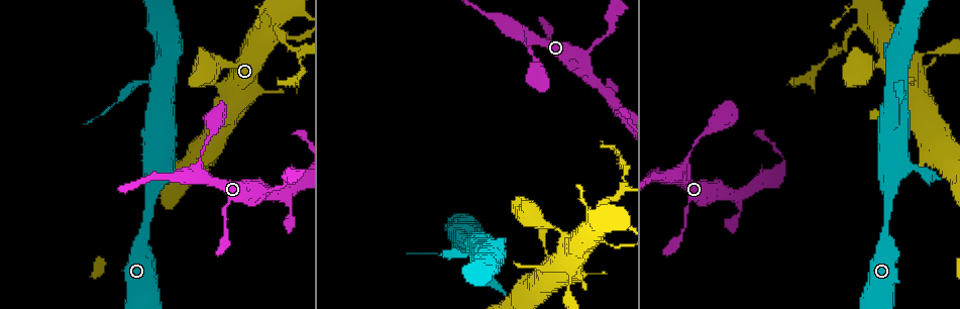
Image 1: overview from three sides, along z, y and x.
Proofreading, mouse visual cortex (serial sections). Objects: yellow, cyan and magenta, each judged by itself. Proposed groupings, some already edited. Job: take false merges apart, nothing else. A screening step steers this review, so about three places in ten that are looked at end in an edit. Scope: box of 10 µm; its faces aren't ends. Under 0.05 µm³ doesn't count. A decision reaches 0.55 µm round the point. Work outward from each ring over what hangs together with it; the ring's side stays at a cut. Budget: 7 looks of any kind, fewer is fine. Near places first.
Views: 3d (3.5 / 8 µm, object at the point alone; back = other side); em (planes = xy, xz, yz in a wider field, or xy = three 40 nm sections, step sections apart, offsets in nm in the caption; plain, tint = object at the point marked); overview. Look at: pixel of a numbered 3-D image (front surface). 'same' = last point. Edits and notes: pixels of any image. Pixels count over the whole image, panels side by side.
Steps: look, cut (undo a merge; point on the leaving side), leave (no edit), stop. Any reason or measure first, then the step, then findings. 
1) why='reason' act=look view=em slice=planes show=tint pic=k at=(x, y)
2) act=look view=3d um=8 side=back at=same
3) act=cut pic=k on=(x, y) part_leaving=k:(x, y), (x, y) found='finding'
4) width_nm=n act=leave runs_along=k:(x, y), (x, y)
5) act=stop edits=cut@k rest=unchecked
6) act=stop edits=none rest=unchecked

why='sharp bend' act=look view=3d um=8 pic=1 at=(276, 19)

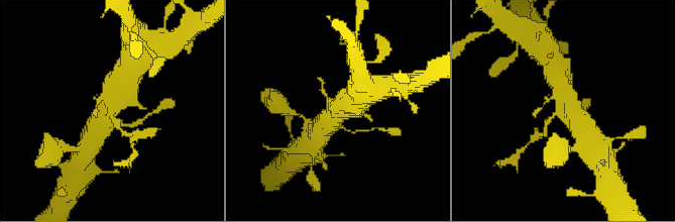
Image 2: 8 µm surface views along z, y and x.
why='zoom in' act=look view=3d um=3.5 at=same

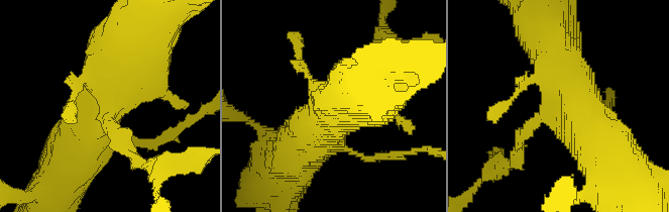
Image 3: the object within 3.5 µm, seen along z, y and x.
why='need the tissue' act=look view=em slice=xy step=5 show=tint pic=3 at=(110, 102)

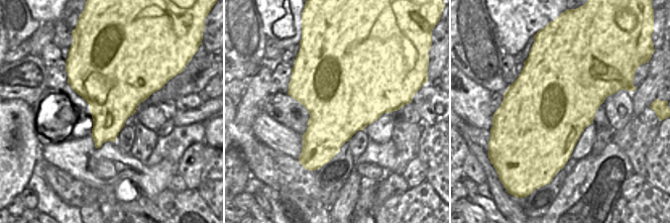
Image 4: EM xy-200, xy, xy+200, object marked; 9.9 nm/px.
width_nm=850 act=cut pic=3 on=(124, 146) part_leaving=3:(107, 121), (156, 177) found='a second cell is stuck on'

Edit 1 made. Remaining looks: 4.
why='sudden change in width' act=look view=3d um=3.5 pic=1 at=(153, 80)

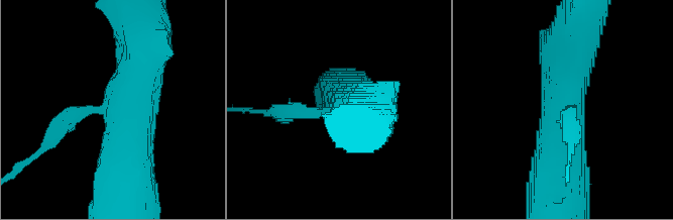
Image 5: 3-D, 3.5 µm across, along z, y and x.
why='shape alone is not enough' act=look view=em slice=xy step=1 show=tint pic=5 at=(561, 109)

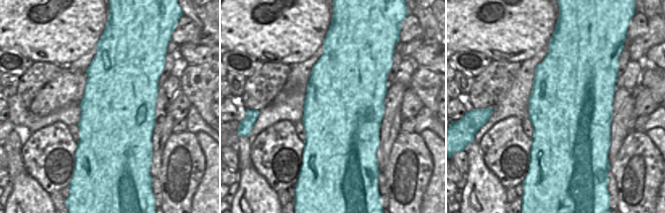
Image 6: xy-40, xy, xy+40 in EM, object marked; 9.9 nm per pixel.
why='cut it another way' act=look view=em slice=planes show=tint at=same

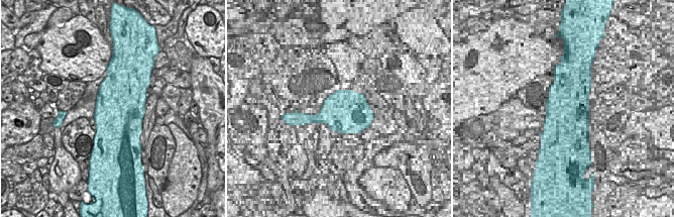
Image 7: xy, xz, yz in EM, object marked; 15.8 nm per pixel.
width_nm=800 act=leave runs_along=5:(127, 179), (142, 45) found='all the same cell'

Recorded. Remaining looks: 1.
act=stop edits=cut@3 rest=unchecked

